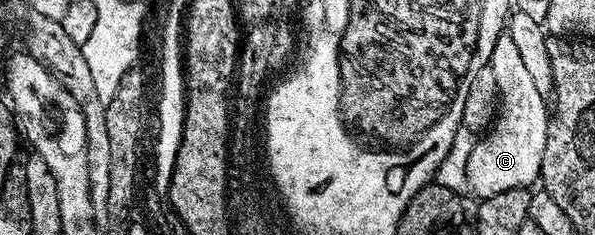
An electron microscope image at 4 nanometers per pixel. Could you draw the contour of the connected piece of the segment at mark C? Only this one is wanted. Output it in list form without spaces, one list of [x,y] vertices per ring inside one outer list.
[[[508,32],[496,38],[490,66],[497,80],[498,112],[492,126],[481,136],[483,138],[468,151],[466,164],[468,189],[475,192],[478,199],[490,198],[499,192],[524,189],[538,181],[551,117],[545,95],[539,92],[534,77],[528,74],[515,40],[511,39]]]

